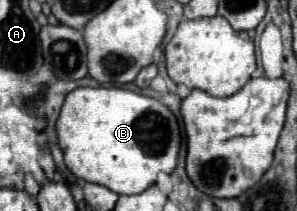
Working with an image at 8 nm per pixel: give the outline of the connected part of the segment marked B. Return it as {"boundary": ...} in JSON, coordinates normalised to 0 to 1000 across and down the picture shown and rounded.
{"boundary":[[[263,412],[229,441],[189,573],[195,687],[263,858],[451,924],[525,867],[532,820],[579,820],[613,678],[586,536],[519,460],[411,412]]]}

